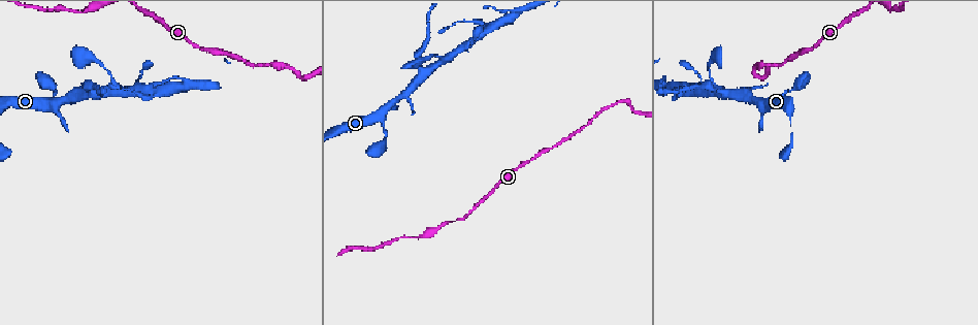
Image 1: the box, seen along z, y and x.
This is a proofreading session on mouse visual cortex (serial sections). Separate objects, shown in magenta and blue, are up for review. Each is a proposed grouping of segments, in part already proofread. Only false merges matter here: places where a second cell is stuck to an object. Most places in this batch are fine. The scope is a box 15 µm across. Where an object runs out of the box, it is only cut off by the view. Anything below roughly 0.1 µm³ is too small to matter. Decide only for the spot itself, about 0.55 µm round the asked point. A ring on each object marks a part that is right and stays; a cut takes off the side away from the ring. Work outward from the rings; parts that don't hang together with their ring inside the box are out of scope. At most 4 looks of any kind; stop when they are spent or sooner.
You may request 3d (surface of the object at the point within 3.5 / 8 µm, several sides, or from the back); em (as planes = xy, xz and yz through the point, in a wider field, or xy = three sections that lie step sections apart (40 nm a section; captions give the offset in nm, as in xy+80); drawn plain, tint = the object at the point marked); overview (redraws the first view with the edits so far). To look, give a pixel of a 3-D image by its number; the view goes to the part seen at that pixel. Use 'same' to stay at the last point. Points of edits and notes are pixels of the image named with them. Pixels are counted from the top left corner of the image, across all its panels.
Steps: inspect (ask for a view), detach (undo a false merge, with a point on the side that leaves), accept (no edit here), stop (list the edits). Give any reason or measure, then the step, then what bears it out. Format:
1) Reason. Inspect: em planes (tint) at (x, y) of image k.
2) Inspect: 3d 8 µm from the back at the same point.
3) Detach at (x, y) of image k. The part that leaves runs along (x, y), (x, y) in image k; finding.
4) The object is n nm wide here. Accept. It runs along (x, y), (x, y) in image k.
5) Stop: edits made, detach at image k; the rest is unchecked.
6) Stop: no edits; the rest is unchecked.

Sharp bend. Inspect: 3d 3.5 µm at (631, 112) of image 1.

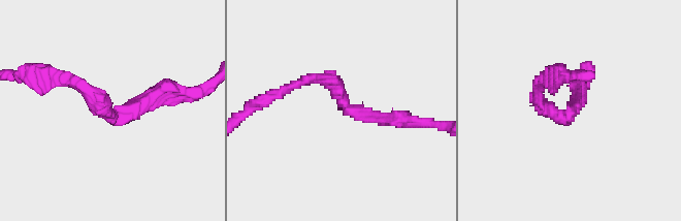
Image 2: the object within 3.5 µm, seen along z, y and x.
Accept. It runs along (303, 82), (328, 80), (348, 108), (401, 124) in image 2; all the same cell.

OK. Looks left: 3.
Arms part here. Inspect: 3d 3.5 µm at (426, 73) of image 1.

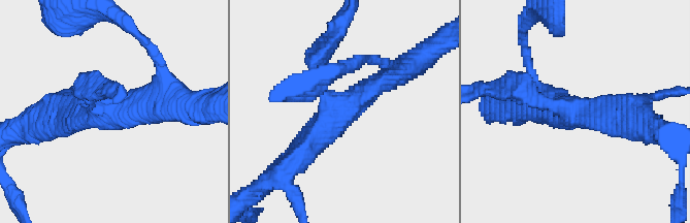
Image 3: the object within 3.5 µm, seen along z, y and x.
3 arms meet here; the arms are 200, 350, 400 nm wide. Inspect: em xy step 5 (tint) at (339, 113) of image 3.

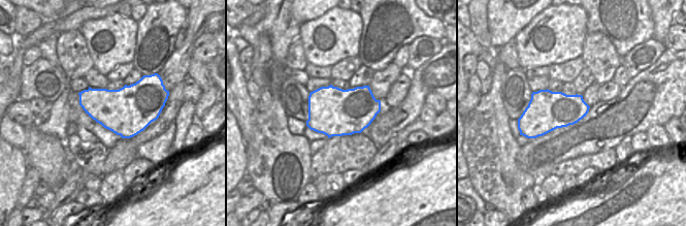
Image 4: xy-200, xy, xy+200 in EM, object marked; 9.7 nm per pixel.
The object is 480 nm wide here. Accept. It runs along (291, 161), (335, 114), (396, 74) in image 3; all the same cell.

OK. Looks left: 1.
Stop: no edits; the rest is unchecked.

